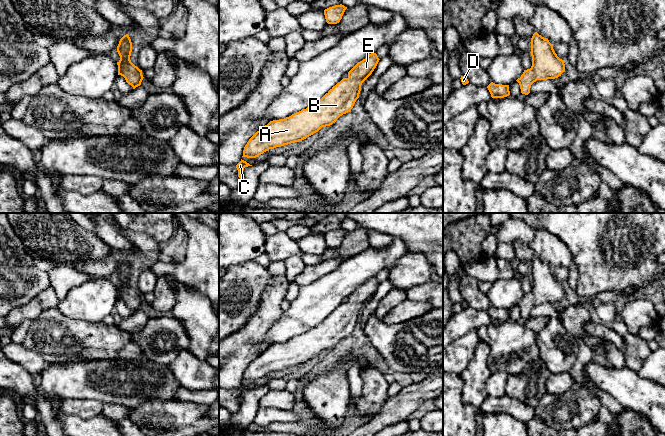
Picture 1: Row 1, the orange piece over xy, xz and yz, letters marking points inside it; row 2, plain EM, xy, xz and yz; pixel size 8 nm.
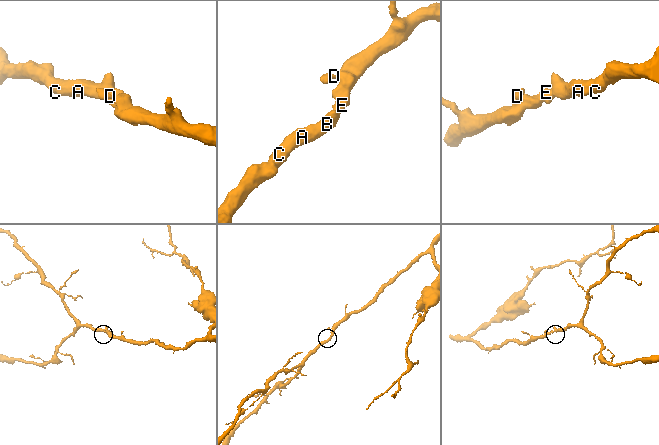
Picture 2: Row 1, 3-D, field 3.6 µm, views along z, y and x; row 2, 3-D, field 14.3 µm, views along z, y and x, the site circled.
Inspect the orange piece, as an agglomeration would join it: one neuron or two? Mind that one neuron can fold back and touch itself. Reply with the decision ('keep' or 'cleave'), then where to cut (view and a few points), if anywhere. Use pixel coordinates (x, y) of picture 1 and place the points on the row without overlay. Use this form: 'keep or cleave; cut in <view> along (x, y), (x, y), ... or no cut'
keep; no cut

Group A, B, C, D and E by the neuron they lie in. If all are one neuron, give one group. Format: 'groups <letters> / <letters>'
groups A B C D E

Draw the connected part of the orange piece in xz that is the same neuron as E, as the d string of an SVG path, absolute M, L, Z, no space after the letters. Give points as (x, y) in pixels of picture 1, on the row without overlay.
M376 277L369 278L348 296L347 302L343 302L333 310L315 328L284 343L270 345L249 363L244 371L242 381L256 382L269 373L302 365L318 356L322 351L335 347L340 340L351 335L356 324L359 322L362 307L372 298L379 284Z

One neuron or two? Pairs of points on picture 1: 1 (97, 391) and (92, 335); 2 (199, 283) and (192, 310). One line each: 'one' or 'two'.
1: two
2: two

